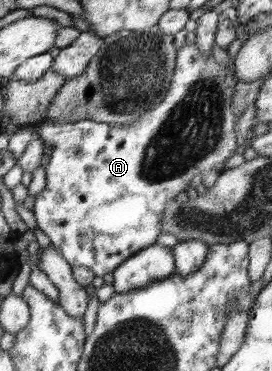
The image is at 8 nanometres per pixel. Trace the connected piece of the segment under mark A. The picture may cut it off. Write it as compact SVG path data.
M184 44L177 50L177 58L175 59L175 70L170 82L166 97L154 109L145 111L132 124L114 125L113 123L100 123L92 120L70 121L70 122L42 122L39 126L37 137L39 137L45 147L49 150L47 155L46 186L40 193L34 197L33 212L36 218L38 230L44 232L50 239L52 246L62 254L62 258L72 266L72 268L84 267L94 272L94 276L103 277L107 273L113 273L124 261L136 255L158 242L158 236L162 233L162 223L160 216L166 209L167 203L171 199L175 199L178 193L186 191L191 179L194 175L208 174L210 171L218 171L219 174L224 170L223 163L229 157L236 153L236 147L239 143L239 135L236 129L237 115L233 110L232 96L234 86L238 79L235 77L235 68L233 62L229 66L222 67L212 56L206 57L200 48L196 48L195 44Z

